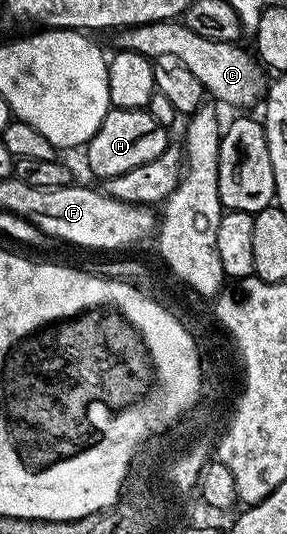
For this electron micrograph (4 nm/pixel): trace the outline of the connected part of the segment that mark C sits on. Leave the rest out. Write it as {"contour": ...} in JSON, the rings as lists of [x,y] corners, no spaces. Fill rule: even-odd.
{"contour":[[[162,20],[152,24],[139,24],[135,28],[124,28],[116,31],[115,48],[125,52],[136,52],[148,58],[172,56],[191,71],[197,82],[208,93],[211,92],[223,104],[232,104],[235,110],[251,110],[264,99],[269,87],[269,76],[264,65],[250,51],[239,48],[238,43],[213,42],[213,38],[201,38],[193,34],[181,22]],[[267,75],[267,76],[266,76]],[[259,100],[259,101],[258,101]]]}

